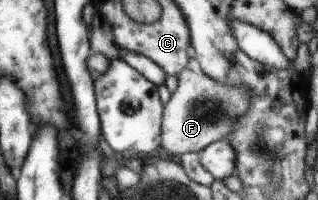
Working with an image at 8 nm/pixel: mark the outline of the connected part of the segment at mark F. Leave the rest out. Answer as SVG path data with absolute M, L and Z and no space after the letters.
M188 66L179 74L178 82L177 89L165 105L162 125L161 146L174 158L184 153L200 153L211 144L226 139L237 117L249 109L249 97L251 96L244 85L230 86L218 82L204 73L194 72Z

